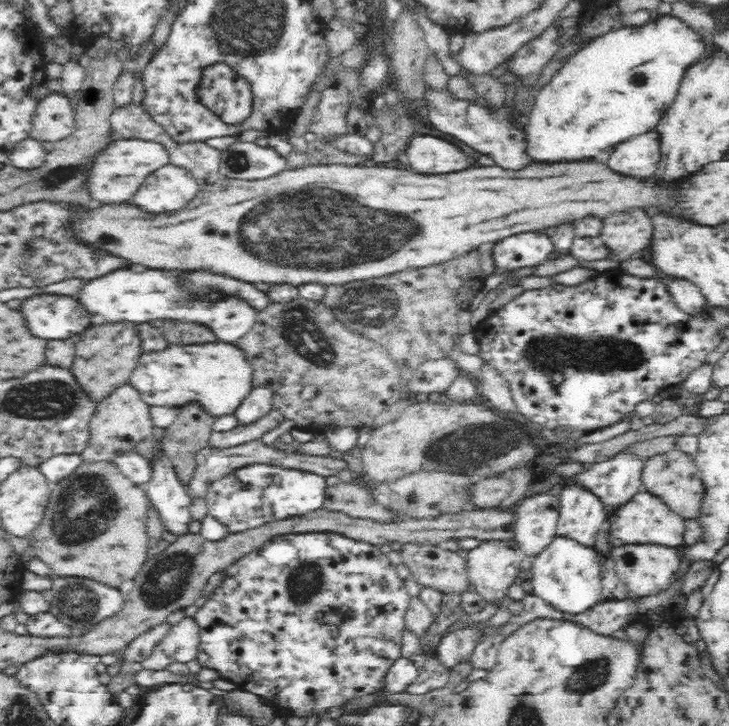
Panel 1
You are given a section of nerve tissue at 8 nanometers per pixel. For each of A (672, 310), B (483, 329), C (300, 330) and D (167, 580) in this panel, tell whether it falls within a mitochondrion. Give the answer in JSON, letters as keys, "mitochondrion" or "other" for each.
{"A":"other","B":"other","C":"mitochondrion","D":"mitochondrion"}

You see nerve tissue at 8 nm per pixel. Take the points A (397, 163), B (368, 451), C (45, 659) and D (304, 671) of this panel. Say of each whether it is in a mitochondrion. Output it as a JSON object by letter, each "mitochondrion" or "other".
{"A":"other","B":"other","C":"other","D":"other"}

